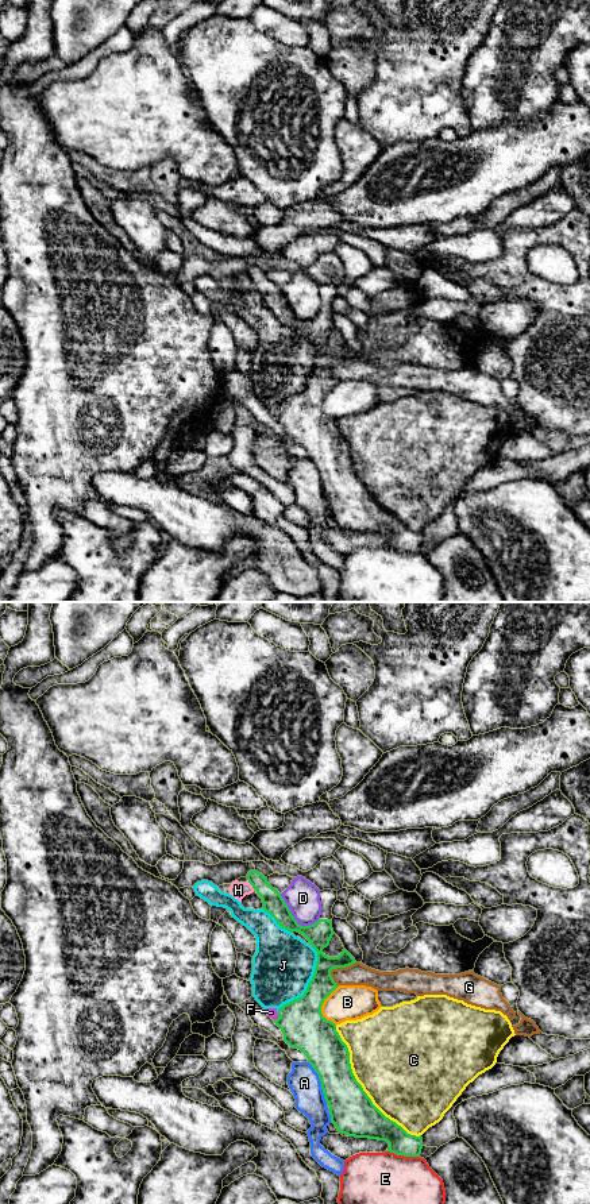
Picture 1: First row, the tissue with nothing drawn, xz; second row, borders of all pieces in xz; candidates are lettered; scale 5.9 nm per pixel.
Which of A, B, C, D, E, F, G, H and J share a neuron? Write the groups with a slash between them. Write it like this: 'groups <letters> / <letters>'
groups A / B / C / D / E / F J / G / H

